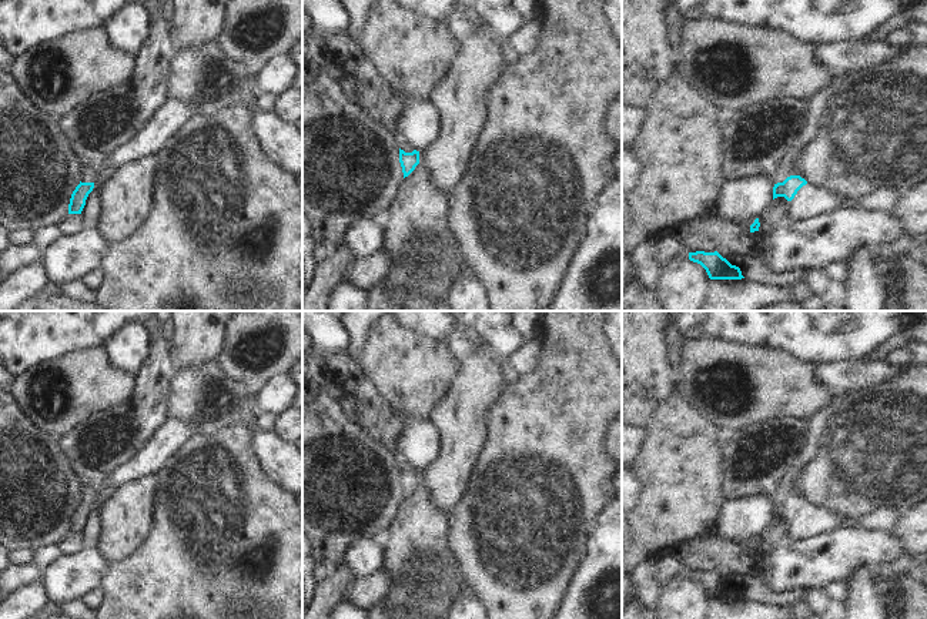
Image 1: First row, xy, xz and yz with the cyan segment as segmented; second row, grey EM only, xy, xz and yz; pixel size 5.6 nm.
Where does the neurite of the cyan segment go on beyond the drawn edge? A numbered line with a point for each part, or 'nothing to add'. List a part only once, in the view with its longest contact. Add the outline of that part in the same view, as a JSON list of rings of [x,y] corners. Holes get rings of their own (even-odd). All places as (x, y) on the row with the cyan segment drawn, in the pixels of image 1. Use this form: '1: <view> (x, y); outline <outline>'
1: yz (817, 103); outline [[[833,73],[830,81],[809,100],[810,107],[807,113],[806,127],[800,137],[796,140],[792,150],[784,155],[784,158],[779,164],[774,175],[772,177],[774,184],[783,183],[787,177],[792,175],[793,164],[797,155],[800,154],[801,148],[819,133],[819,123],[830,97],[849,74],[850,73]]]

